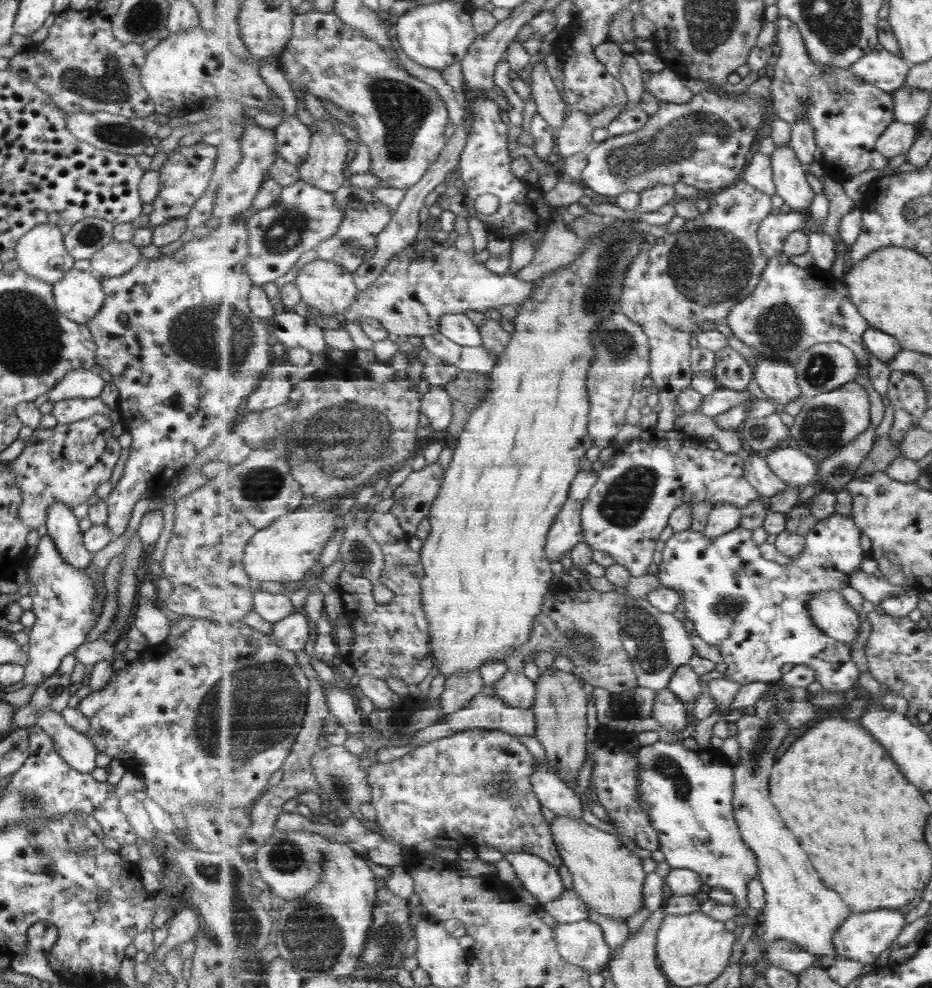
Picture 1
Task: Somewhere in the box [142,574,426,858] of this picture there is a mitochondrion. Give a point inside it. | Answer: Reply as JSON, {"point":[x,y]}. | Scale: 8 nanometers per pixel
{"point":[263,699]}

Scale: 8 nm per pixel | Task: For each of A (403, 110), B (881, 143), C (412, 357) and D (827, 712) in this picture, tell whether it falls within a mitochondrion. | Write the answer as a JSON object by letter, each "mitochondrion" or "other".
{"A":"mitochondrion","B":"other","C":"other","D":"other"}

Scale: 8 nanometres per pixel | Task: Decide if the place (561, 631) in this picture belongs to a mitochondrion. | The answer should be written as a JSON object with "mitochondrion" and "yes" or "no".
{"mitochondrion":"yes"}

